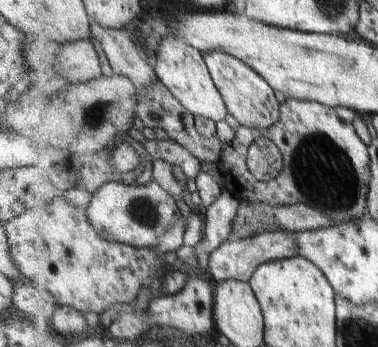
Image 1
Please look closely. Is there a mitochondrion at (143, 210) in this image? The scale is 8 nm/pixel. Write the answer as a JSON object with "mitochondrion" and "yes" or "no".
{"mitochondrion":"yes"}

